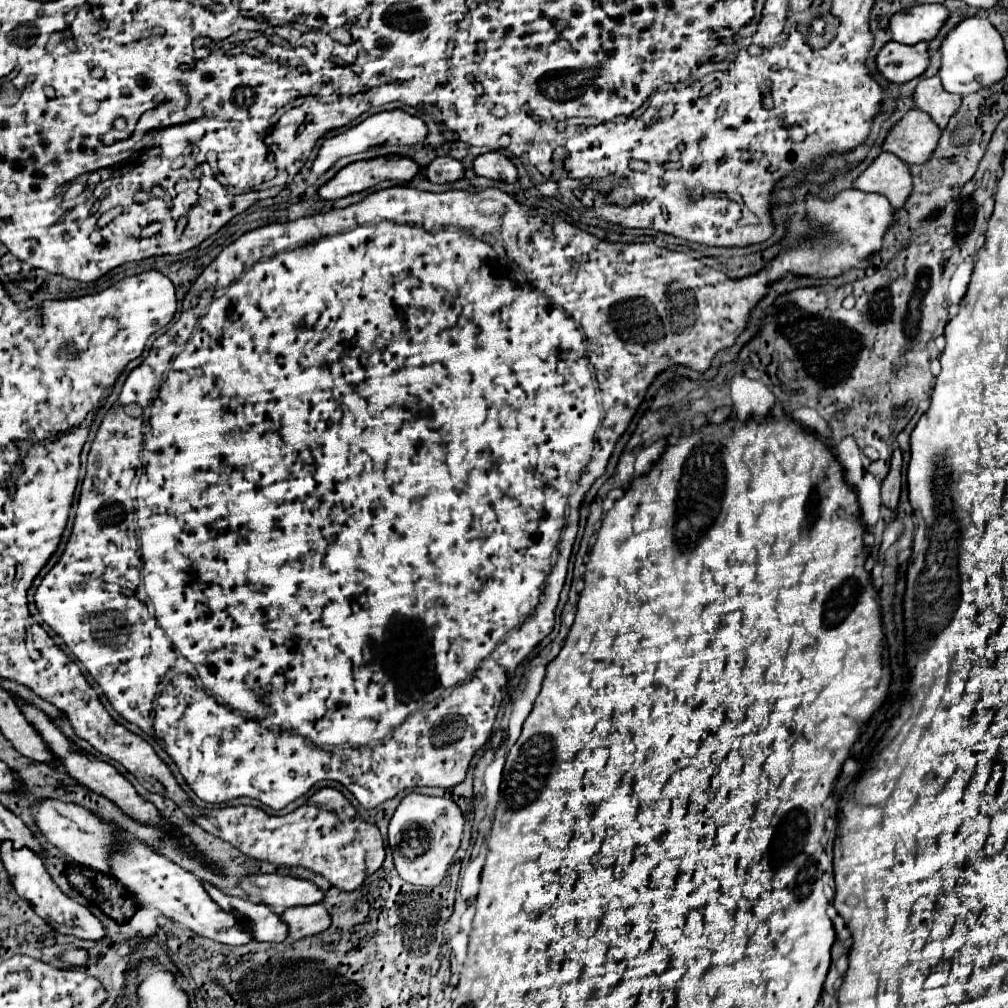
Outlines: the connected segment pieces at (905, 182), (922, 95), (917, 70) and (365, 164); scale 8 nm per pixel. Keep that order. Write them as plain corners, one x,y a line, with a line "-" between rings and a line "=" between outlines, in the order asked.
882,153
856,181
854,187
866,193
884,195
894,209
900,209
912,193
910,167
896,159
892,153
=
940,77
922,79
918,83
918,87
916,87
914,101
916,101
916,107
920,111
926,111
936,121
936,125
940,129
944,129
948,125
950,117
962,105
962,97
960,95
952,95
952,93
944,91
=
890,41
884,45
884,49
878,53
878,69
880,73
894,83
906,83
914,77
920,77
928,65
928,43
920,41
916,45
902,45
896,41
=
382,155
340,169
336,177
320,187
320,197
334,201
370,189
382,181
412,181
418,173
420,165
416,161
402,155

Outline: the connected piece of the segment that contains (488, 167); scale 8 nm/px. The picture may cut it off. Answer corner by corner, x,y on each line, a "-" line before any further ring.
486,153
474,159
474,171
480,177
496,179
496,181
506,181
506,183
516,183
518,181
518,171
514,163
502,155
502,153

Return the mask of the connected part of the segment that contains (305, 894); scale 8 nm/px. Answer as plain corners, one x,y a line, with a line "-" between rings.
248,875
242,879
240,887
250,897
262,897
262,903
270,905
276,913
324,901
324,891
316,883
290,875

